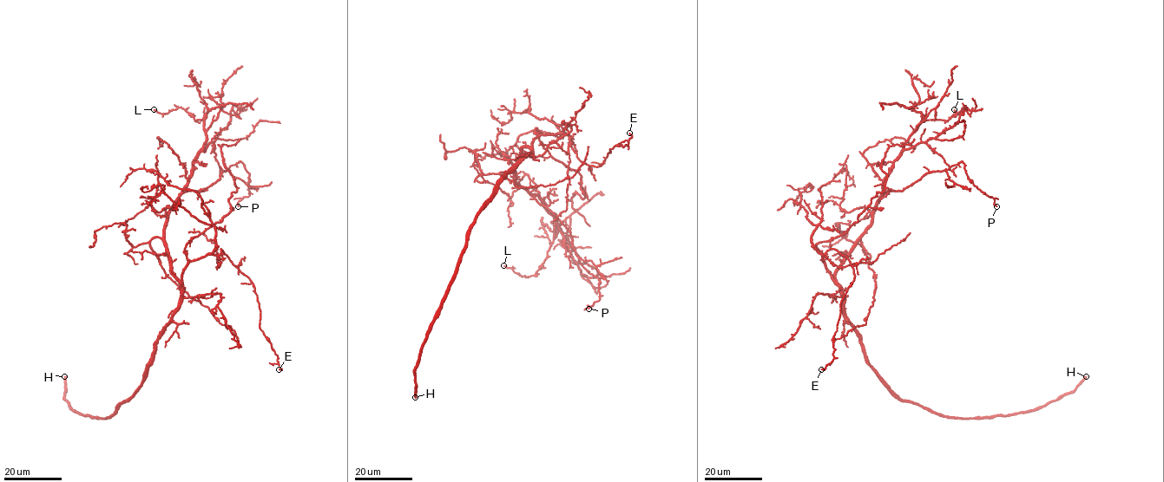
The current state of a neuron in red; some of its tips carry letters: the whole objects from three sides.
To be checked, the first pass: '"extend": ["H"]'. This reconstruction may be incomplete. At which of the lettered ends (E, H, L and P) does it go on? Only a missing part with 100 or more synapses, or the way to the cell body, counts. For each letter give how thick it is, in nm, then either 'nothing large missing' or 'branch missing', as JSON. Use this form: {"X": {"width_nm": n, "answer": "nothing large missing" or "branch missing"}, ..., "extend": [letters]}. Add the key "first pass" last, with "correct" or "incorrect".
{"E": {"width_nm": 200, "answer": "nothing large missing"}, "H": {"width_nm": 460, "answer": "branch missing"}, "L": {"width_nm": 180, "answer": "nothing large missing"}, "P": {"width_nm": 170, "answer": "nothing large missing"}, "extend": ["H"], "first pass": "correct"}

